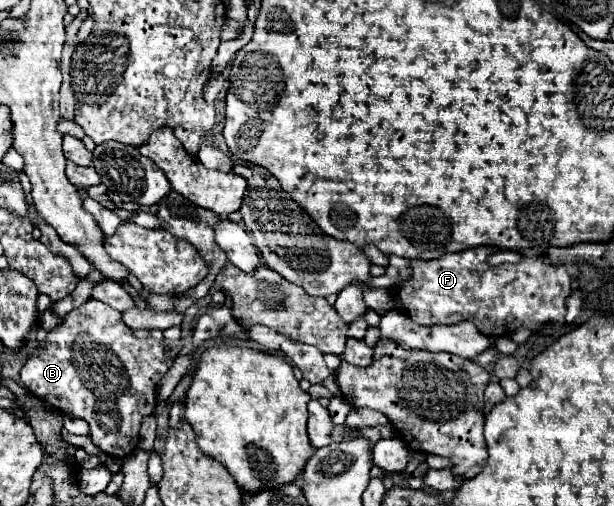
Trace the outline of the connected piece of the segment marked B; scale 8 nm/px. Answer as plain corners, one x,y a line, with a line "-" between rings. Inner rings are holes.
91,298
79,308
75,308
73,312
65,314
63,322
47,332
45,344
37,346
31,358
21,368
21,382
31,394
35,394
45,404
57,408
67,416
87,420
91,426
91,440
97,448
101,448
109,456
125,458
137,450
141,420
143,416
155,412
157,384
171,368
181,348
181,344
169,344
169,346
171,346
171,354
167,354
161,344
149,346
147,342
139,340
133,334
133,330
123,322
121,312
109,308
109,304
101,300

